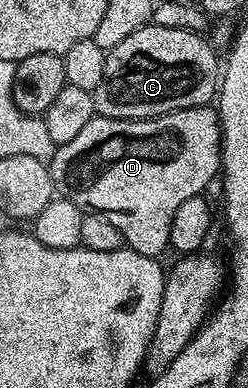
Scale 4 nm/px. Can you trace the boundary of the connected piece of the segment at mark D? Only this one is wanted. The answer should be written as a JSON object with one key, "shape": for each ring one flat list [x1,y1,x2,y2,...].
{"shape":[[207,104,190,107,189,109,179,109,173,113,163,113,160,117,133,119,131,117,102,117,97,115,90,119,90,123,86,123,86,127,82,127,82,131,78,131,78,135,74,135,74,139,70,139,70,143,57,148,50,162,50,172,53,186,63,196,69,197,79,209,83,209,89,213,106,215,106,219,110,219,110,223,114,223,114,227,118,227,118,231,122,231,124,243,127,248,133,249,134,252,141,253,147,257,159,258,161,256,160,252,163,249,167,250,169,248,170,223,174,223,174,214,178,212,178,207,182,207,182,203,186,203,186,199,194,199,195,197,201,196,205,192,204,188,215,177,217,180,218,174,221,172,219,112,211,104]]}

